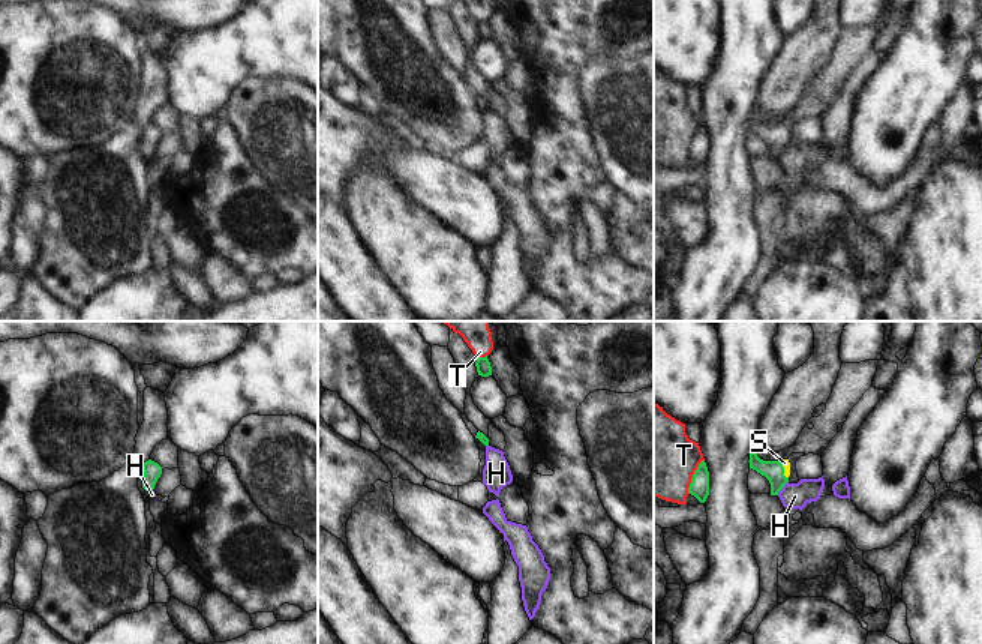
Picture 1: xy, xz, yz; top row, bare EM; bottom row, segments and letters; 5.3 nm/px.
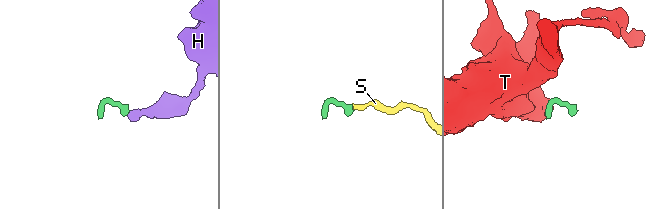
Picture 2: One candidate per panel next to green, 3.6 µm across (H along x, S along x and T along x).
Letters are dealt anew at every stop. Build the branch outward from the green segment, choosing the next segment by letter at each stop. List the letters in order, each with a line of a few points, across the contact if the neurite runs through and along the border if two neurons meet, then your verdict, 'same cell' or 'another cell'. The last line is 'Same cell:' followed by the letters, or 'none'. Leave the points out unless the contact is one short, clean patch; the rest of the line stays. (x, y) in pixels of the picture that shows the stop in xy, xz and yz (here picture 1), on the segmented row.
H: yz (787, 481), (777, 494) | another cell
S: yz (772, 470), (783, 470), (786, 464) | same cell
T: yz (703, 460), (694, 472), (687, 493) | another cell
Same cell: S

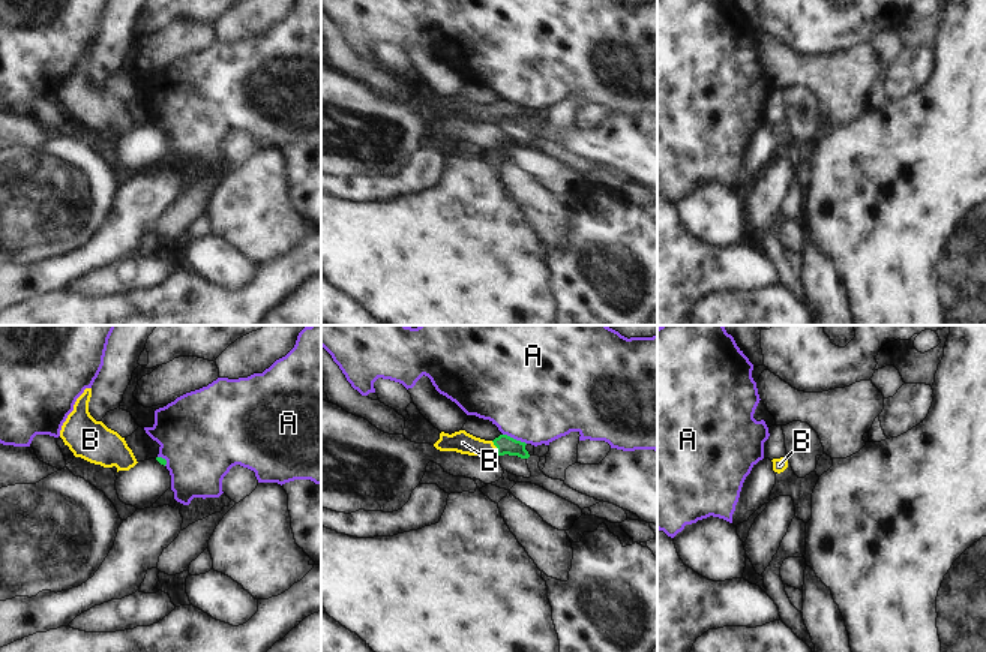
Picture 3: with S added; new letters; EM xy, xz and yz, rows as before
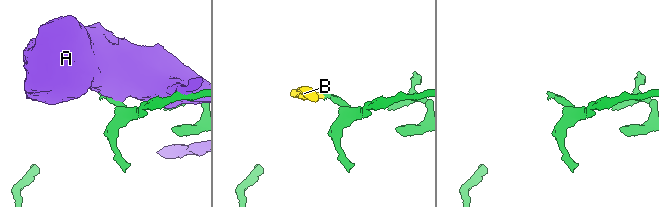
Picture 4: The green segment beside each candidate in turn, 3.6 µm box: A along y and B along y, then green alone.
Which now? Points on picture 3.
A: another cell
B: xz (505, 444), (494, 444), (470, 445), (462, 442) | same cell
Same cell: B

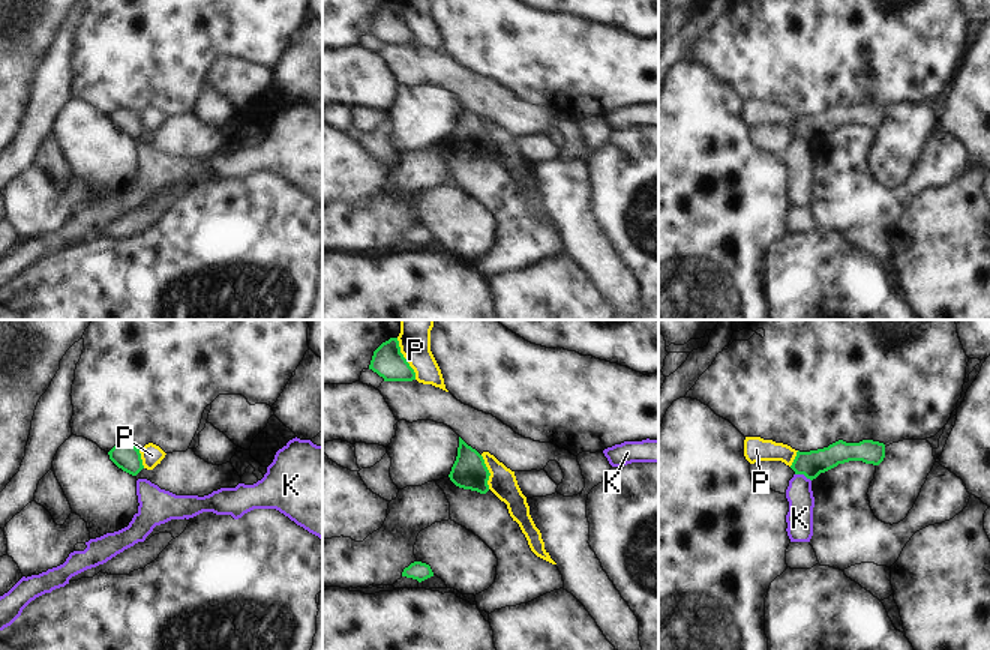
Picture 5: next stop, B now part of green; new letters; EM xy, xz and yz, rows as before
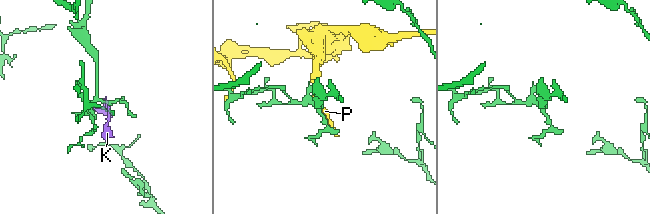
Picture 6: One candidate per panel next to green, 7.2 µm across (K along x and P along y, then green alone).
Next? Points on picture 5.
K: yz (795, 473), (803, 473), (810, 481) | another cell
P: another cell
Same cell: none

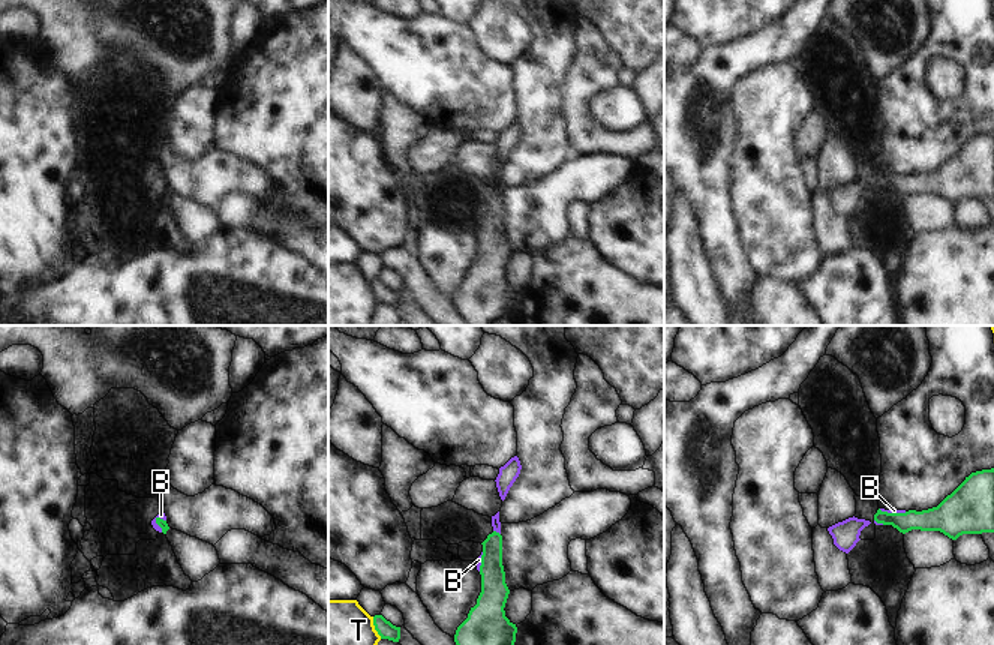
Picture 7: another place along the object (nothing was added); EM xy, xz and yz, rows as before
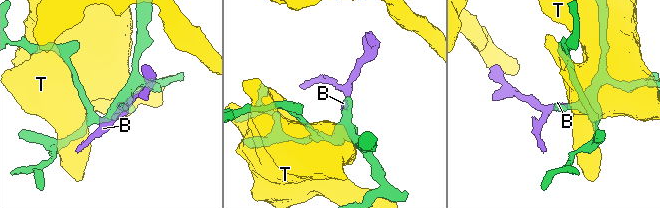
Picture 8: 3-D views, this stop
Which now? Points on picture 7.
B: xz (492, 572), (495, 531), (495, 519) | same cell
T: another cell
Same cell: B

